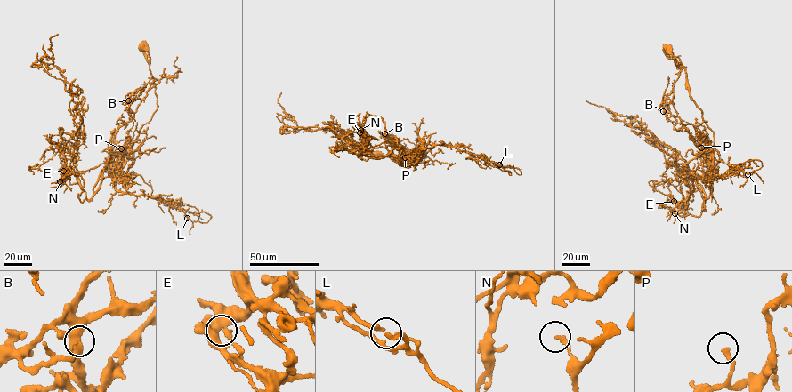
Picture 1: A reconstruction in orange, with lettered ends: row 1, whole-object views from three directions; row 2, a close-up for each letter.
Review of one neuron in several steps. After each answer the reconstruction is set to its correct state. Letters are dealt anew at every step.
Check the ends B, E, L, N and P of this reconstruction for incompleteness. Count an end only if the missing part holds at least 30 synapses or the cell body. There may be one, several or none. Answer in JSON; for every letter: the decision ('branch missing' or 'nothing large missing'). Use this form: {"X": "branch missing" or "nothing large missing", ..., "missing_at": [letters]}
{"B": "nothing large missing", "E": "nothing large missing", "L": "nothing large missing", "N": "nothing large missing", "P": "nothing large missing", "missing_at": []}

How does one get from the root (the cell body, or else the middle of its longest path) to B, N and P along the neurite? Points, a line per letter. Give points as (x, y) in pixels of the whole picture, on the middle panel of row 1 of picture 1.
B: (375, 155), (397, 160), (416, 153), (416, 168), (415, 161), (405, 167), (393, 159), (398, 144), (384, 133)
N: (375, 155), (397, 160), (416, 153), (417, 160), (415, 169), (408, 156), (386, 141), (372, 146), (360, 130)
P: (375, 155), (397, 160), (416, 153), (416, 168), (416, 163), (405, 157)

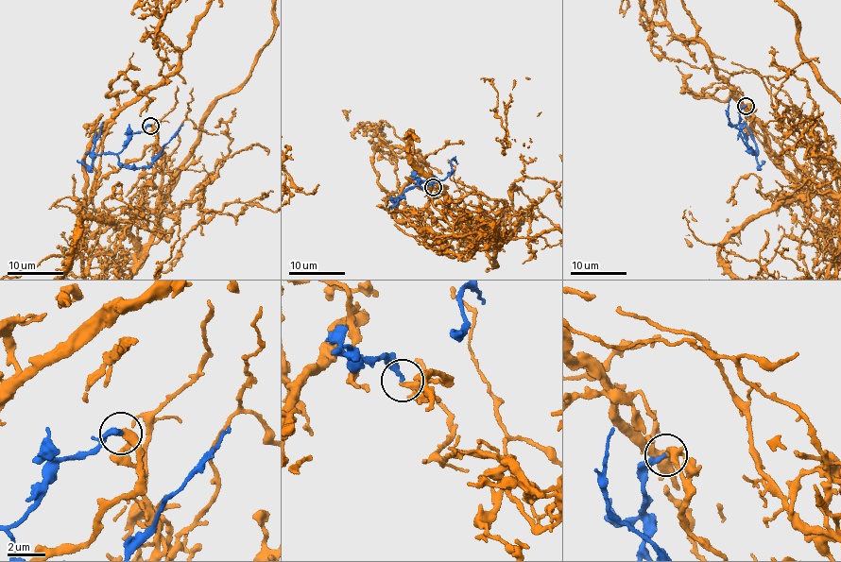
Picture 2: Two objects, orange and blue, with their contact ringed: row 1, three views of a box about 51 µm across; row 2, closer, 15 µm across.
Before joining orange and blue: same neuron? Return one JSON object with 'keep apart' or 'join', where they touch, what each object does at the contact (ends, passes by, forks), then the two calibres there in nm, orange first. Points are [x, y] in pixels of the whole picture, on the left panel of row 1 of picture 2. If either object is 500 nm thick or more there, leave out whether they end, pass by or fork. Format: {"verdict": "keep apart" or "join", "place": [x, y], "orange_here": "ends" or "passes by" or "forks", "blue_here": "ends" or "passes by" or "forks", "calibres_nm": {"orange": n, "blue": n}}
{"verdict": "join", "place": [150, 126], "orange_here": "forks", "blue_here": "ends", "calibres_nm": {"orange": 220, "blue": 240}}

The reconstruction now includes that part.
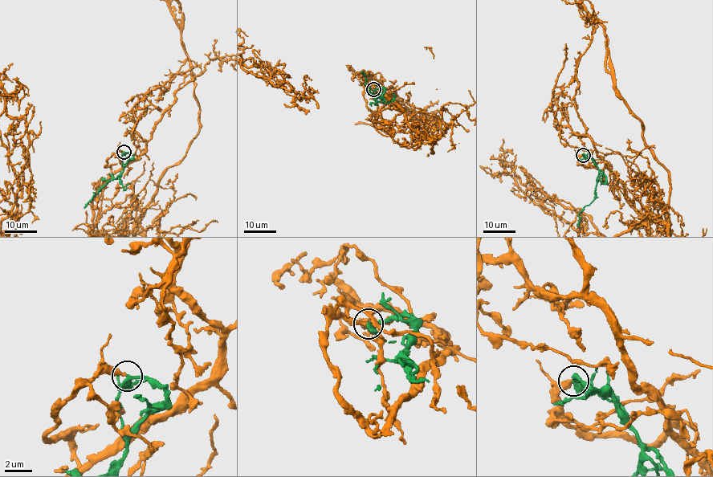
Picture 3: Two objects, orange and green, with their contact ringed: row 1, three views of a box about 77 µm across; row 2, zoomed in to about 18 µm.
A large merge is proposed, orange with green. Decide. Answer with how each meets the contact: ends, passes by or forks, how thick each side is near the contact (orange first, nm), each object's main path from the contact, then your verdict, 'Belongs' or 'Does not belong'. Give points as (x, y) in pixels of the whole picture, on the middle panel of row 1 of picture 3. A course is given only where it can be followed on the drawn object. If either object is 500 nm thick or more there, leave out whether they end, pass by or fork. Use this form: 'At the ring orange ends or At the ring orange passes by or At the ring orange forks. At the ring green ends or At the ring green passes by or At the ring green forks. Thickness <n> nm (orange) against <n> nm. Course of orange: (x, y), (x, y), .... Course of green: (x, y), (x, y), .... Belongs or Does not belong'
At the ring orange ends. At the ring green passes by. Thickness 320 nm (orange) against 360 nm. Course of green: (373, 89), (384, 88), (384, 98), (377, 97), (370, 91), (362, 72). Belongs

